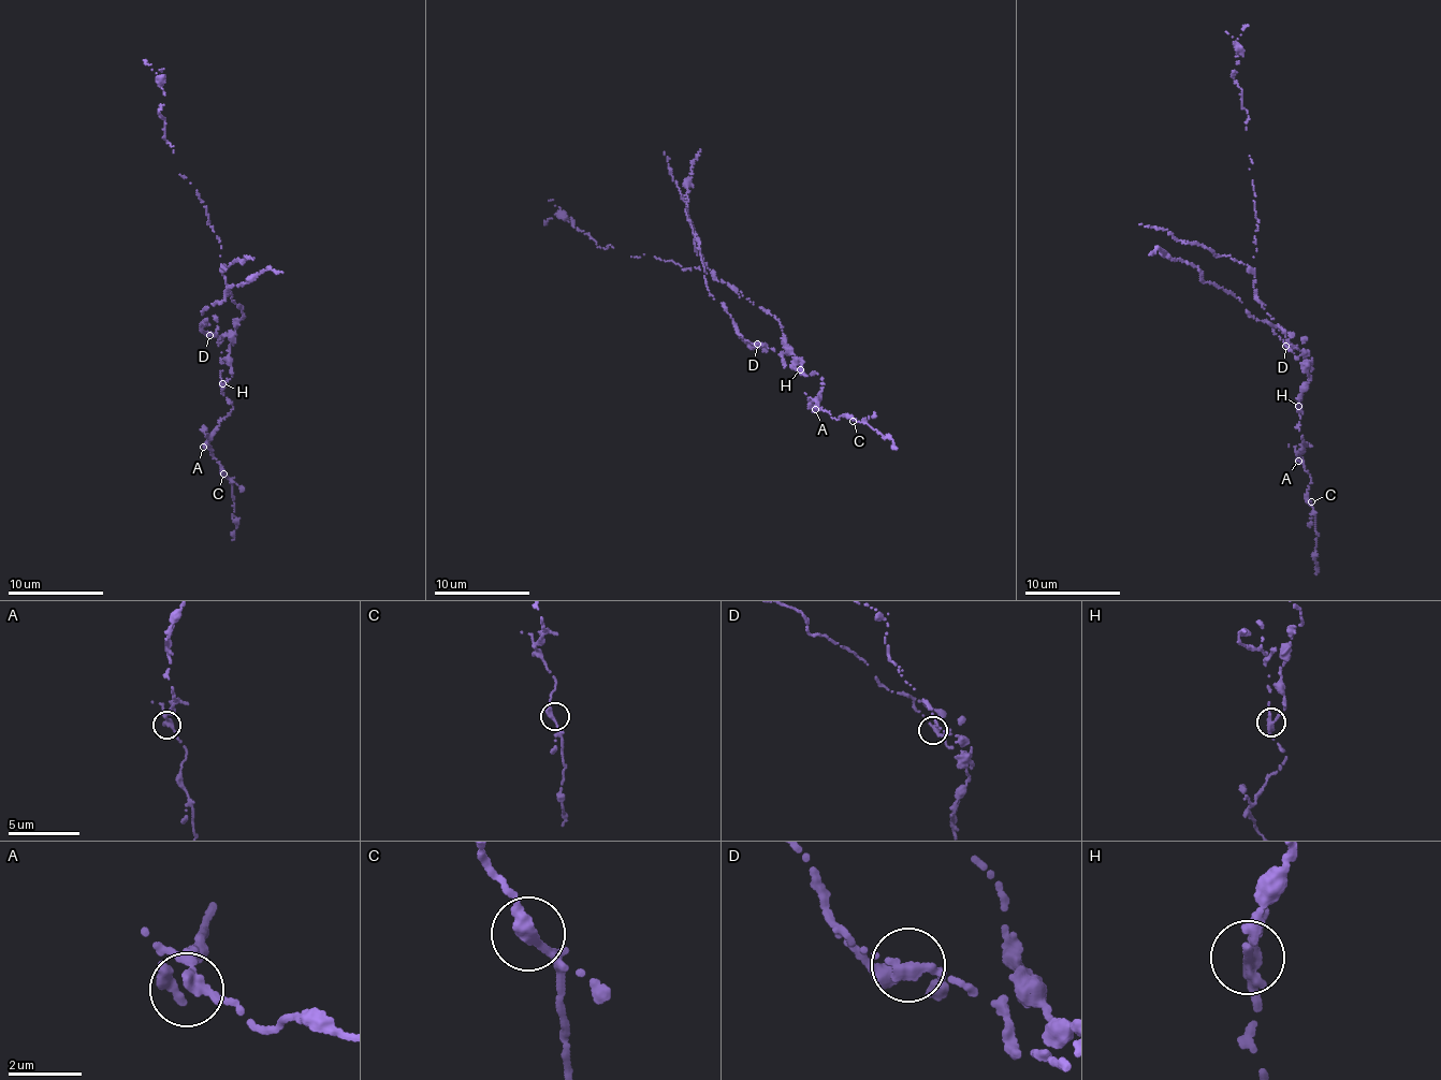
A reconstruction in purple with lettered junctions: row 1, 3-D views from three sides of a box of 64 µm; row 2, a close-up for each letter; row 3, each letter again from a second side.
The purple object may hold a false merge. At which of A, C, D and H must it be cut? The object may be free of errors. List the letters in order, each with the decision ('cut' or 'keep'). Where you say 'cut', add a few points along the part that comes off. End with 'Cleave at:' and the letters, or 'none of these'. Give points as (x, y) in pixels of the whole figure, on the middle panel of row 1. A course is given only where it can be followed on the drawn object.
A: keep
C: keep
D: keep
H: cut
Cleave at: H

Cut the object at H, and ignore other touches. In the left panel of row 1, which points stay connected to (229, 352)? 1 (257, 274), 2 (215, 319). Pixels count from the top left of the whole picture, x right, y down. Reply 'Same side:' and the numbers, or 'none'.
Same side: none

